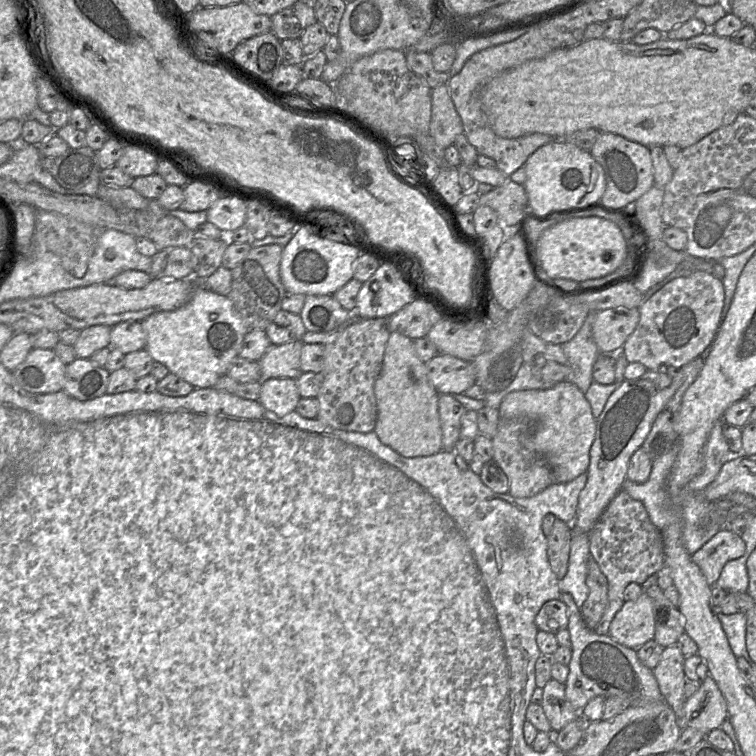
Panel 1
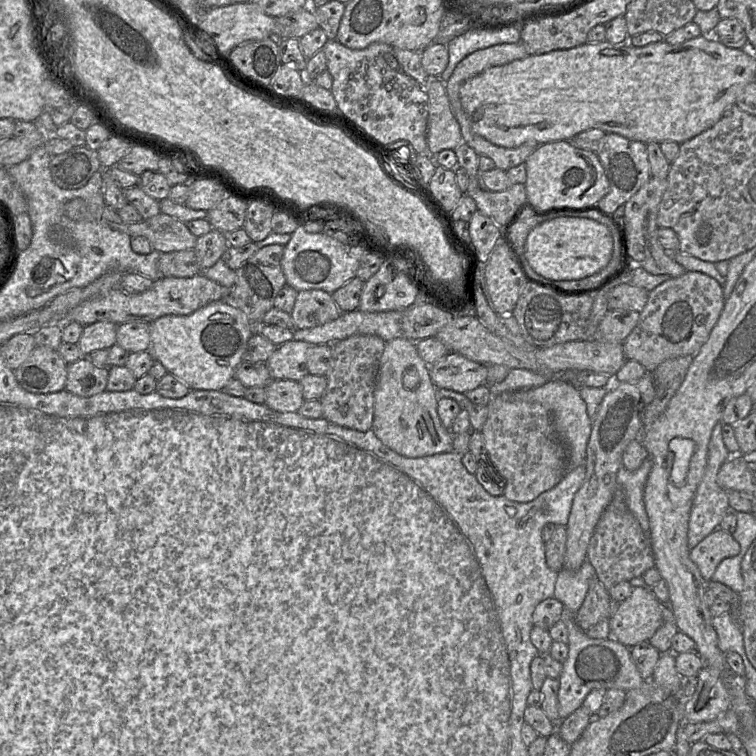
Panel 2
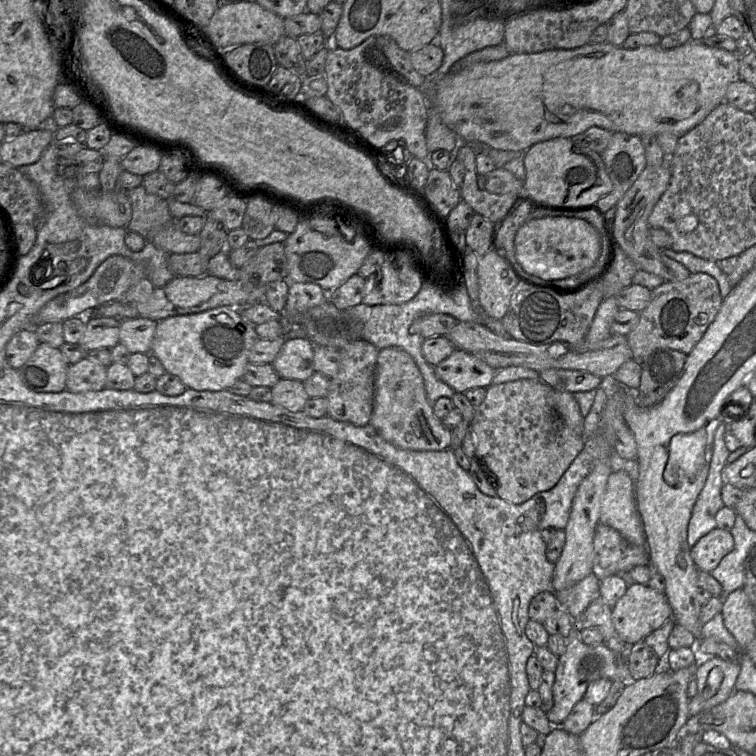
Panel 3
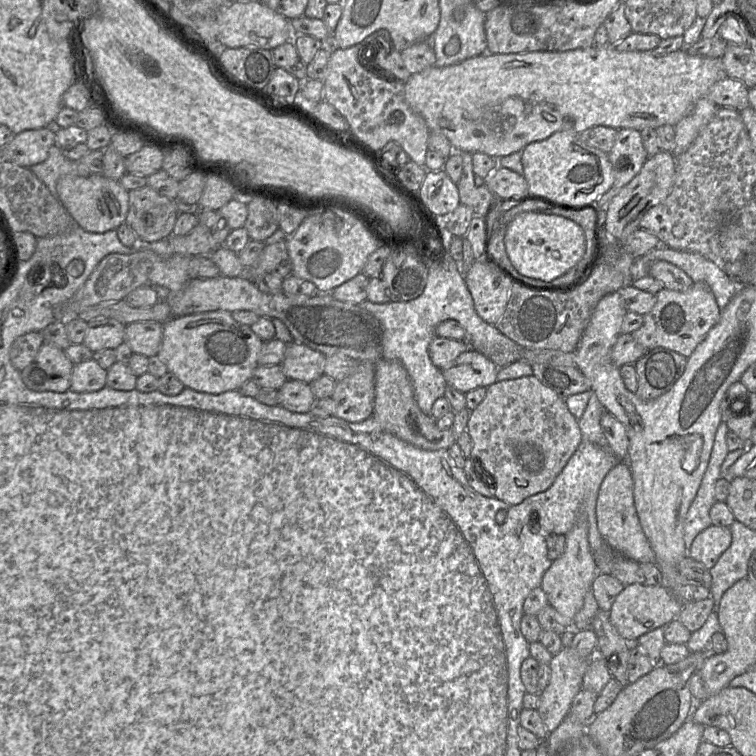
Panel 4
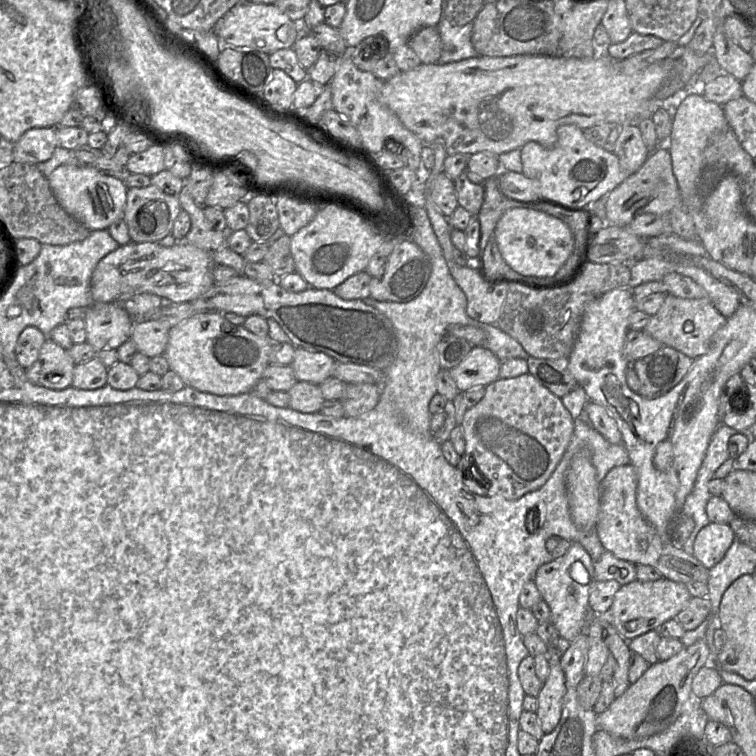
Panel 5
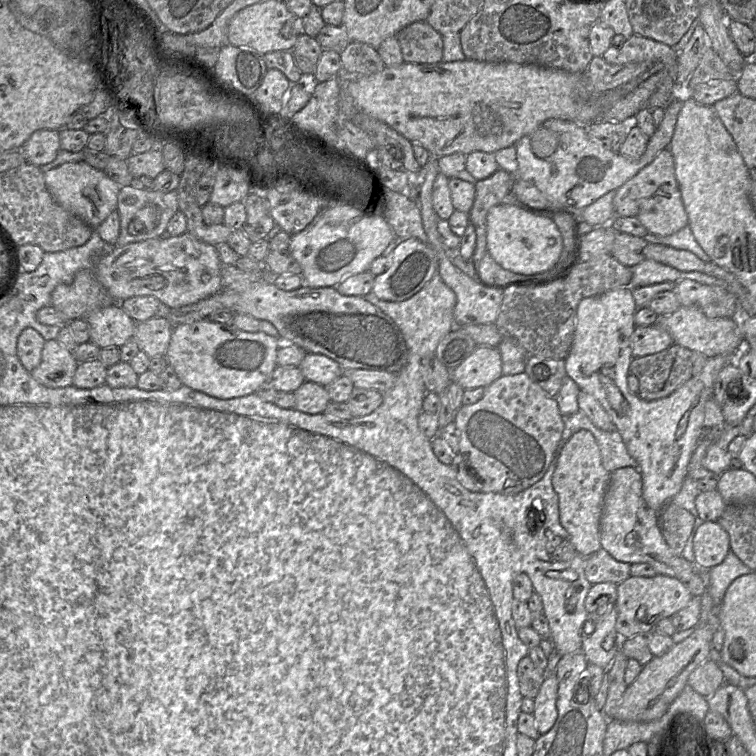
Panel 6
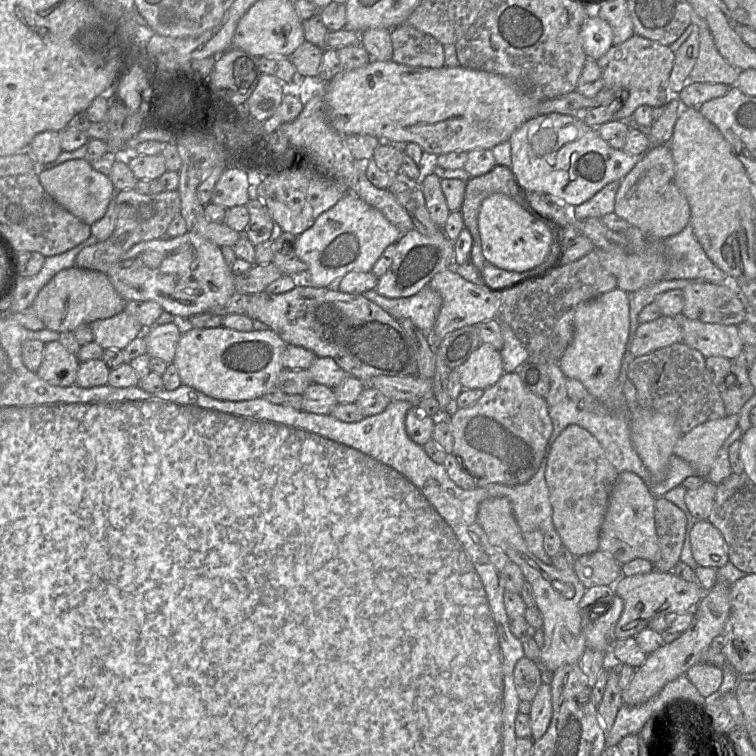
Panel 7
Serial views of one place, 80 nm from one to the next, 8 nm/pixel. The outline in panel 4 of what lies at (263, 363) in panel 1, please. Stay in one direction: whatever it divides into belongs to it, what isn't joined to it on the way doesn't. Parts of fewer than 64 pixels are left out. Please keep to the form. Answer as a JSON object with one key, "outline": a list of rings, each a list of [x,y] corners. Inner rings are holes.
{"outline":[[[293,341],[286,346],[281,367],[287,380],[309,384],[324,374],[326,357],[319,351]]]}

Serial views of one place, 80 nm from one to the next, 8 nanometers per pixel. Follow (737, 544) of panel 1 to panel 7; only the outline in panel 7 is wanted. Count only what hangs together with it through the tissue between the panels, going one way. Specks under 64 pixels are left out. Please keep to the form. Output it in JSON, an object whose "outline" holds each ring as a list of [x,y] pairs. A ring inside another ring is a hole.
{"outline":[[[698,520],[694,524],[690,532],[690,544],[698,566],[719,569],[729,561],[721,532],[707,520]]]}

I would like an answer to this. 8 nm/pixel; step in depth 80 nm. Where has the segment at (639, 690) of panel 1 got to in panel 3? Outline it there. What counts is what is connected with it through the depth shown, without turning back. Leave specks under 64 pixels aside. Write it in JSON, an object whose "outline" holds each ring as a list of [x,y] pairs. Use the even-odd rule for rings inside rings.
{"outline":[[[575,628],[572,635],[567,638],[565,653],[558,657],[558,664],[554,674],[553,706],[546,712],[548,720],[554,727],[562,725],[575,704],[583,699],[591,682],[601,678],[607,678],[611,681],[630,681],[630,673],[625,656],[617,656],[604,644],[585,644],[580,639]]]}

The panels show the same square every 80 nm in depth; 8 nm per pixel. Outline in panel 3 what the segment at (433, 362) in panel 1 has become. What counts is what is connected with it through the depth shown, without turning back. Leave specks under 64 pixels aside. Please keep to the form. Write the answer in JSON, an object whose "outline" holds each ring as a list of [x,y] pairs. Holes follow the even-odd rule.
{"outline":[[[455,349],[434,370],[441,381],[455,392],[461,393],[474,388],[489,387],[496,372],[481,359],[461,349]]]}

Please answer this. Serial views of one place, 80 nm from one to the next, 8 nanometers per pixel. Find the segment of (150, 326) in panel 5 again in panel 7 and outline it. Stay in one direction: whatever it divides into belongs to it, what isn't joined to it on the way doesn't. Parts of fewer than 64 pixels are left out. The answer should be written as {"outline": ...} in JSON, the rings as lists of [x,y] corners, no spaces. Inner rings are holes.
{"outline":[[[182,322],[154,325],[146,329],[142,334],[147,346],[146,354],[152,358],[160,358],[167,364],[171,364],[174,361],[177,345],[182,333]]]}

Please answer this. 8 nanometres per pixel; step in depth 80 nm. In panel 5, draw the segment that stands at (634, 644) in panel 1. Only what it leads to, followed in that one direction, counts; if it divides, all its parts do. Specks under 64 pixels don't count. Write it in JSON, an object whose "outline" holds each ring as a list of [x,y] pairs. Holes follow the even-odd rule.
{"outline":[[[663,577],[656,581],[635,580],[619,588],[607,616],[618,633],[626,641],[630,641],[674,619],[684,609],[690,598],[684,584]]]}

